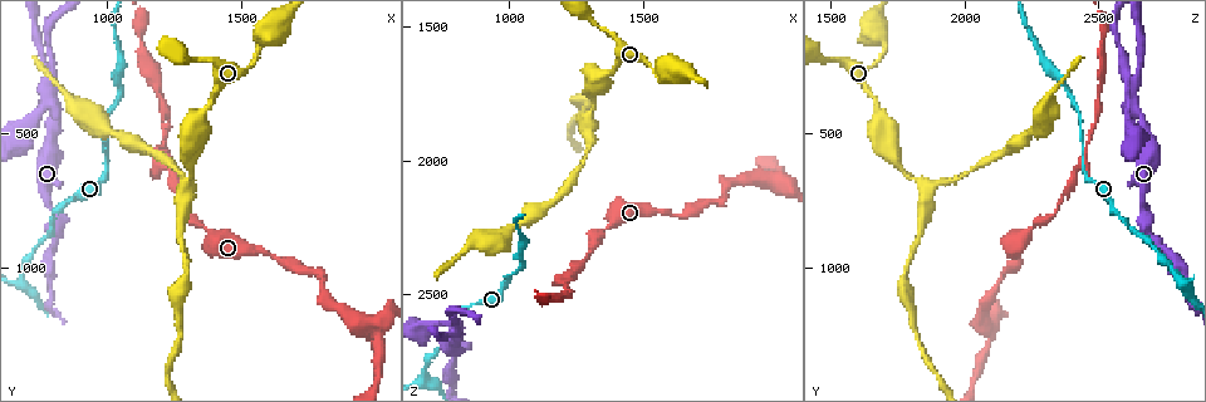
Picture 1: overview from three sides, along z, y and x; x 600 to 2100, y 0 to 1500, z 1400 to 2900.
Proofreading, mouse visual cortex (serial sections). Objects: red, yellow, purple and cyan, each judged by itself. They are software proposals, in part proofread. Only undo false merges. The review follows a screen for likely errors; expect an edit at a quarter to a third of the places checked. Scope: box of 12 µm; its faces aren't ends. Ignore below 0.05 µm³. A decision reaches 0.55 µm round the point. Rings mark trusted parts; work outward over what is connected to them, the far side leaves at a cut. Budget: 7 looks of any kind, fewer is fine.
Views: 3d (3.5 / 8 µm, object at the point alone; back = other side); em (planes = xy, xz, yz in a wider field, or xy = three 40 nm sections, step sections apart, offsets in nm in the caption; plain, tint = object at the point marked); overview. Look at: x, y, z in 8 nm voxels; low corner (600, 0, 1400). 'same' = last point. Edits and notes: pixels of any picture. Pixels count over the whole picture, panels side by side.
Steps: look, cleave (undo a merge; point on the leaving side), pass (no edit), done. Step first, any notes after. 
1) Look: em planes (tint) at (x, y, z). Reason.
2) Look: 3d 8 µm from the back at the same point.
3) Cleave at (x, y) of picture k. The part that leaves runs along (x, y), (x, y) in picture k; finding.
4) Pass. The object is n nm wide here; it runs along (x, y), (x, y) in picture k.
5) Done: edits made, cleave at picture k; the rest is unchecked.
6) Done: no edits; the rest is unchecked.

Look: 3d 8 µm at (1190, 580, 2450). Calibre changes.

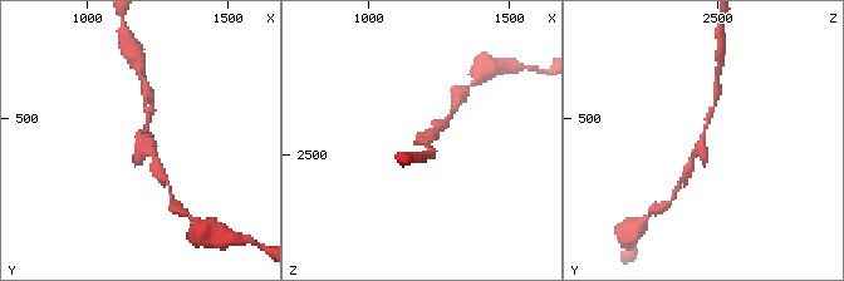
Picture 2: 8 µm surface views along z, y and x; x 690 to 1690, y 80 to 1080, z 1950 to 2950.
Look: em xy step 1 (tint) at (1180, 570, 2440).

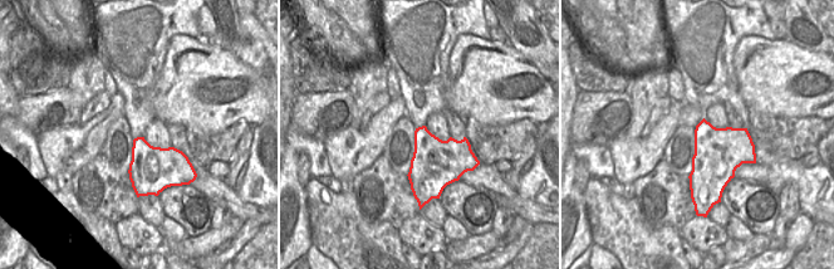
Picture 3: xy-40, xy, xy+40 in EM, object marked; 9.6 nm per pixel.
Pass. It runs along (691, 163), (715, 106) in picture 2; all the same cell.

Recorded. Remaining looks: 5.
Look: 3d 3.5 µm at (810, 390, 2630). Two arms in line, one across.

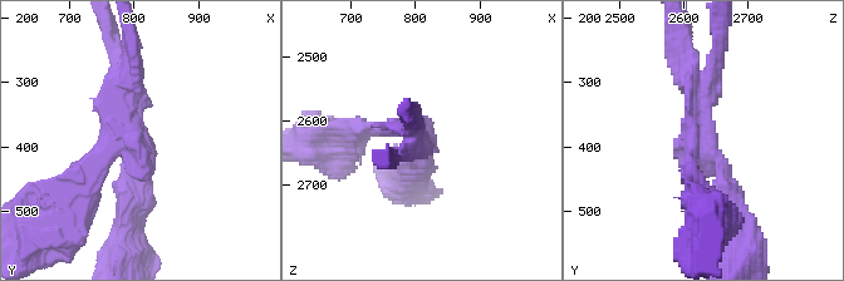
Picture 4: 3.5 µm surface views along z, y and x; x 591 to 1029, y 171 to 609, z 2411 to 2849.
Look: em xy step 2 (plain) at (800, 390, 2625).

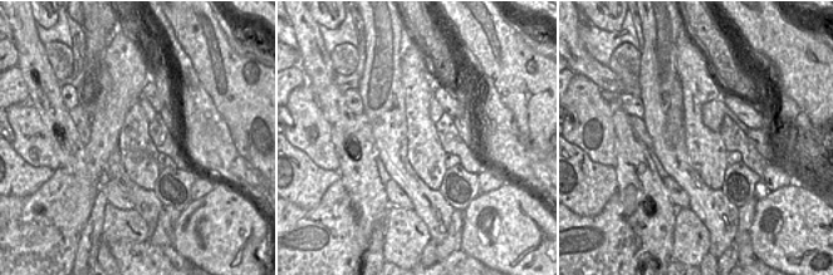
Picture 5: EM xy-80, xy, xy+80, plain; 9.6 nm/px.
Look: em xy step 2 (tint) at the same point.

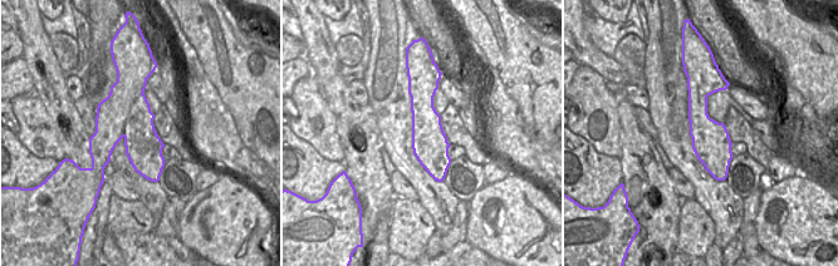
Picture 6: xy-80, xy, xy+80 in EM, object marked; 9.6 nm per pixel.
Cleave at (132, 47) of picture 4. The part that leaves runs along (123, 134), (45, 231) in picture 4; a second cell is stuck on.

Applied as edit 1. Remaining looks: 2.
Done: edits made, cleave at picture 4; the rest is unchecked.

